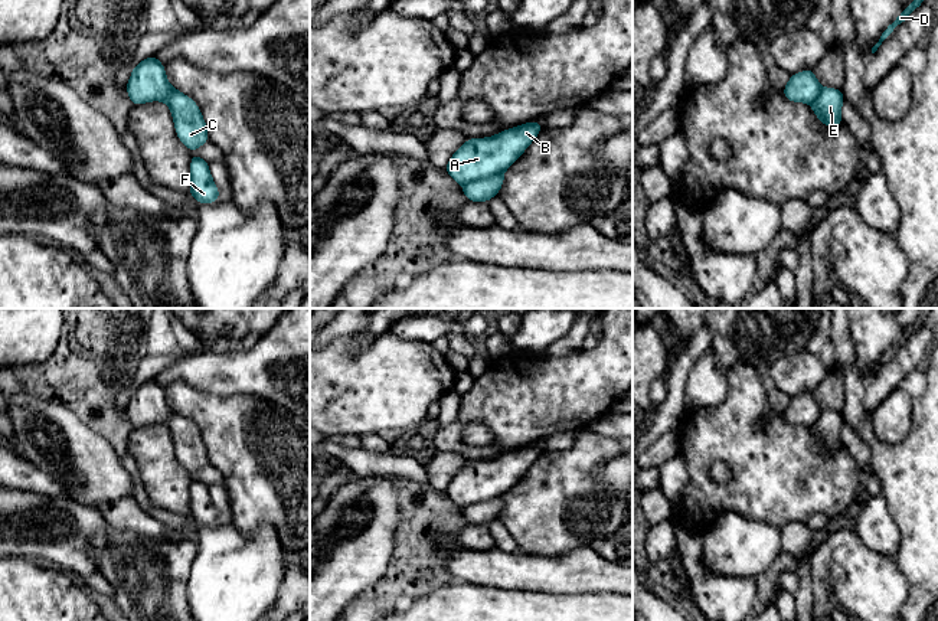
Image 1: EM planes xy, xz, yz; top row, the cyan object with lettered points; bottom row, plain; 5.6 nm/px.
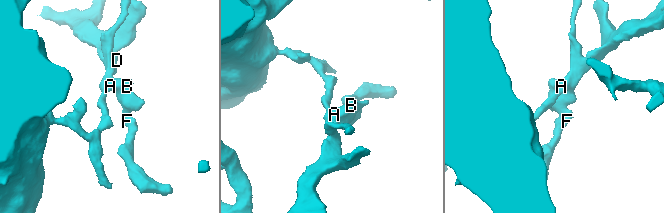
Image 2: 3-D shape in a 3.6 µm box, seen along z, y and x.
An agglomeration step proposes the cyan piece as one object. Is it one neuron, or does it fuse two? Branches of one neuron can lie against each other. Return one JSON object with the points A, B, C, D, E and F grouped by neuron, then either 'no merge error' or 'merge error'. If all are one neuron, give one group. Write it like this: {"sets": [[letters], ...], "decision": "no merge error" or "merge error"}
{"sets": [["A", "B"], ["C", "D", "E", "F"]], "decision": "merge error"}

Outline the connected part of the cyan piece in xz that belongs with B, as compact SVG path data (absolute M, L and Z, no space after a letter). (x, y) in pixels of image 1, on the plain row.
M530 444L488 461L468 461L444 491L460 507L500 497L523 477L540 452L540 444Z

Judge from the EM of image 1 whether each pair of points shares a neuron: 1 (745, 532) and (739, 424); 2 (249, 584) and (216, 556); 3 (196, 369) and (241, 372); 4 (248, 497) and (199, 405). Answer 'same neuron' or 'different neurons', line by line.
1: different neurons
2: same neuron
3: same neuron
4: same neuron

